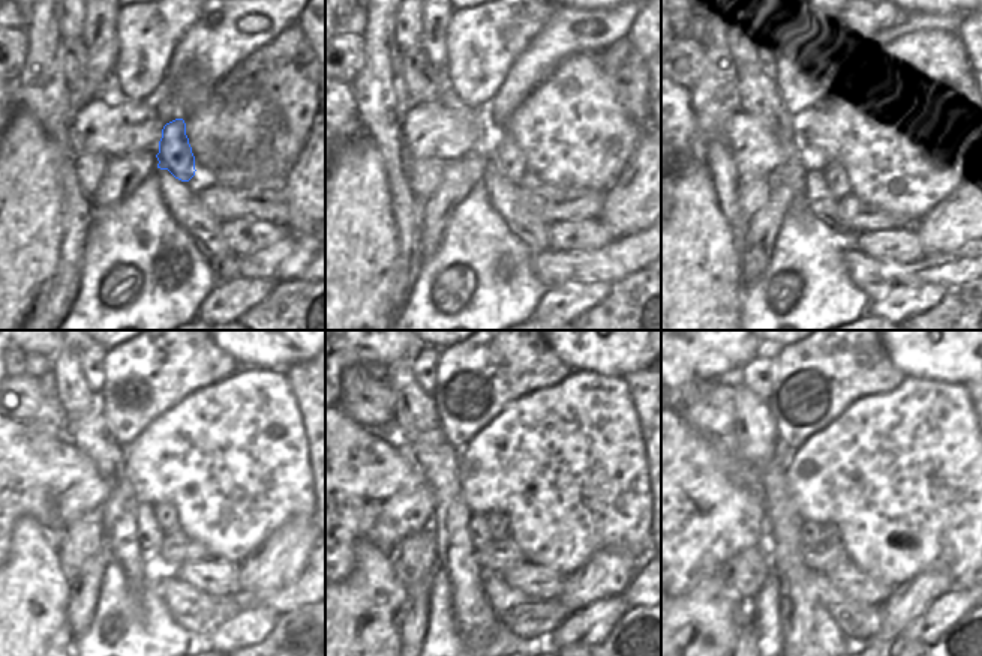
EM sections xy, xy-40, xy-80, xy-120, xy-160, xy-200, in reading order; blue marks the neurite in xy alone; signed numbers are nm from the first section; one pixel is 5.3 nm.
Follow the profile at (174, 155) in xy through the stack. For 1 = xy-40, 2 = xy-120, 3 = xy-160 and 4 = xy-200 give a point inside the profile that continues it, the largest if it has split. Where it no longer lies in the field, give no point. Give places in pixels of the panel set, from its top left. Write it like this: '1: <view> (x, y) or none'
1: xy-40 (508, 159)
2: xy-120 (165, 514)
3: xy-160 (498, 523)
4: xy-200 (829, 532)

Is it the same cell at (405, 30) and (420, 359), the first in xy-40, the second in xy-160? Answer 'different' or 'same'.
different

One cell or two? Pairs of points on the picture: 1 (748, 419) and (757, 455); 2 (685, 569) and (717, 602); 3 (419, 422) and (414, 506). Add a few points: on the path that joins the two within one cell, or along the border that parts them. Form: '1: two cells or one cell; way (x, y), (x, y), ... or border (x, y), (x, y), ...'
1: one cell; way (754, 428), (757, 446)
2: two cells; border (717, 572), (700, 580), (676, 598)
3: two cells; border (395, 425), (399, 440), (407, 446)

